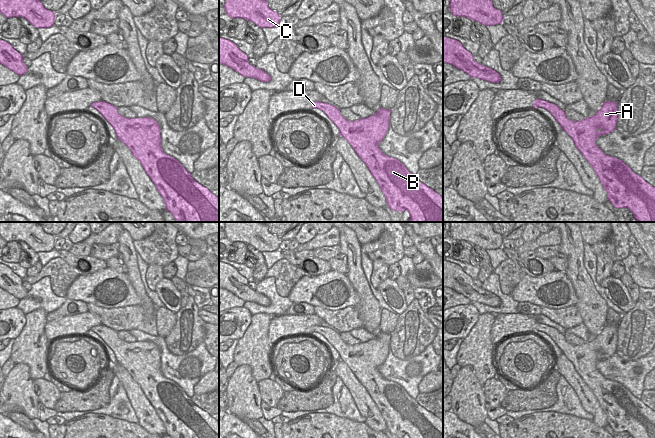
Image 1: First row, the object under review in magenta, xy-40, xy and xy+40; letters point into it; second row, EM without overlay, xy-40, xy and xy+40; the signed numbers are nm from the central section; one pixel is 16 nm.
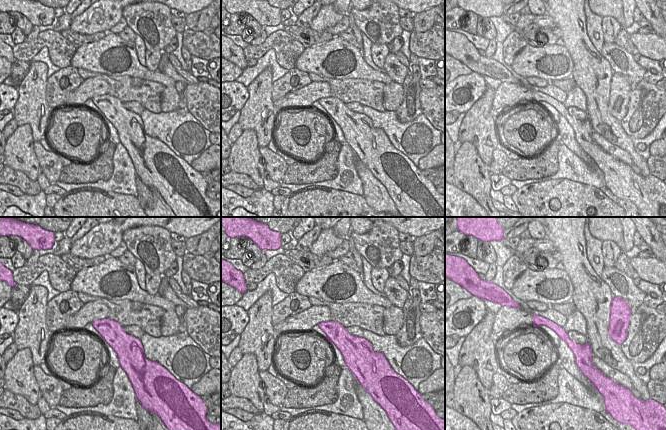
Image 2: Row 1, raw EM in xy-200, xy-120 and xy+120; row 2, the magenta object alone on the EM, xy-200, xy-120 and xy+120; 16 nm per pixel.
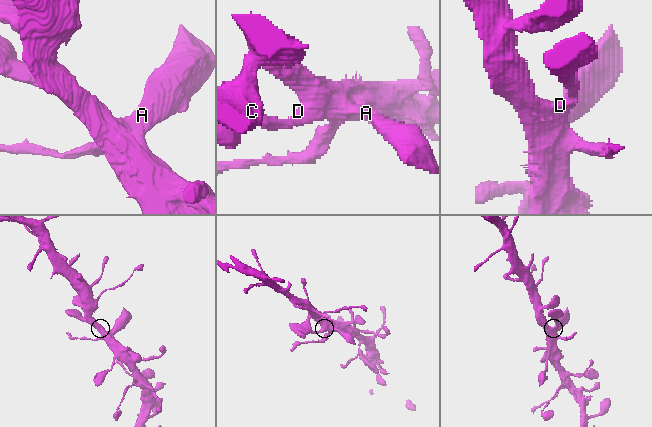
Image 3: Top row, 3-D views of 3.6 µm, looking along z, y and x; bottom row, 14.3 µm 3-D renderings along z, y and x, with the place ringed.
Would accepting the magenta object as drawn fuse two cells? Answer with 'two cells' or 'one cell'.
one cell

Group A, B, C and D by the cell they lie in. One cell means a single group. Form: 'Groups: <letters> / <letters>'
Groups: A B C D

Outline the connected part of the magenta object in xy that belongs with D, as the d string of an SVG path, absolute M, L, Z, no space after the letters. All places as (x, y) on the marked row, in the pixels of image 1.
M315 101L312 108L322 110L338 127L377 181L390 209L407 210L411 222L443 222L443 196L420 182L399 160L385 155L378 144L390 126L391 110L380 108L374 115L348 121L333 105Z

